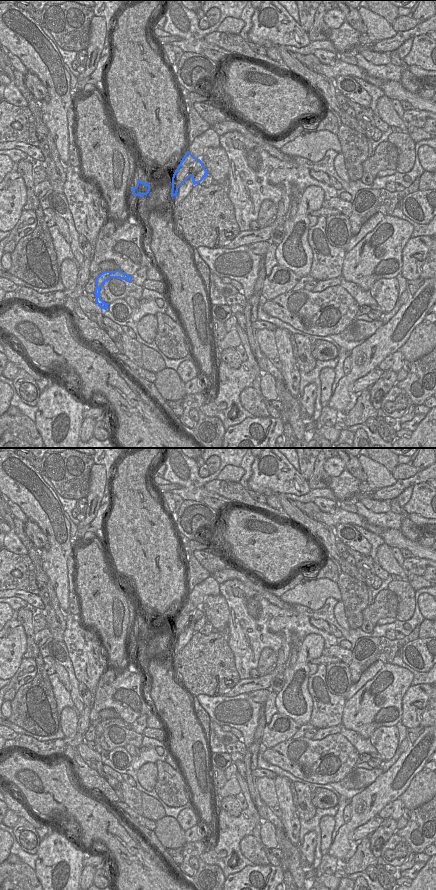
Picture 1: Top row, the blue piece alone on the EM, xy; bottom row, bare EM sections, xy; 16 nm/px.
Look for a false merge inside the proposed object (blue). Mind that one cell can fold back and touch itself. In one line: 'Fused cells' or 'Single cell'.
Fused cells.

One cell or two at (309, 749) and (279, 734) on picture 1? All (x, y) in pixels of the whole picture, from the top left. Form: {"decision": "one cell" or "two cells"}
{"decision": "two cells"}

